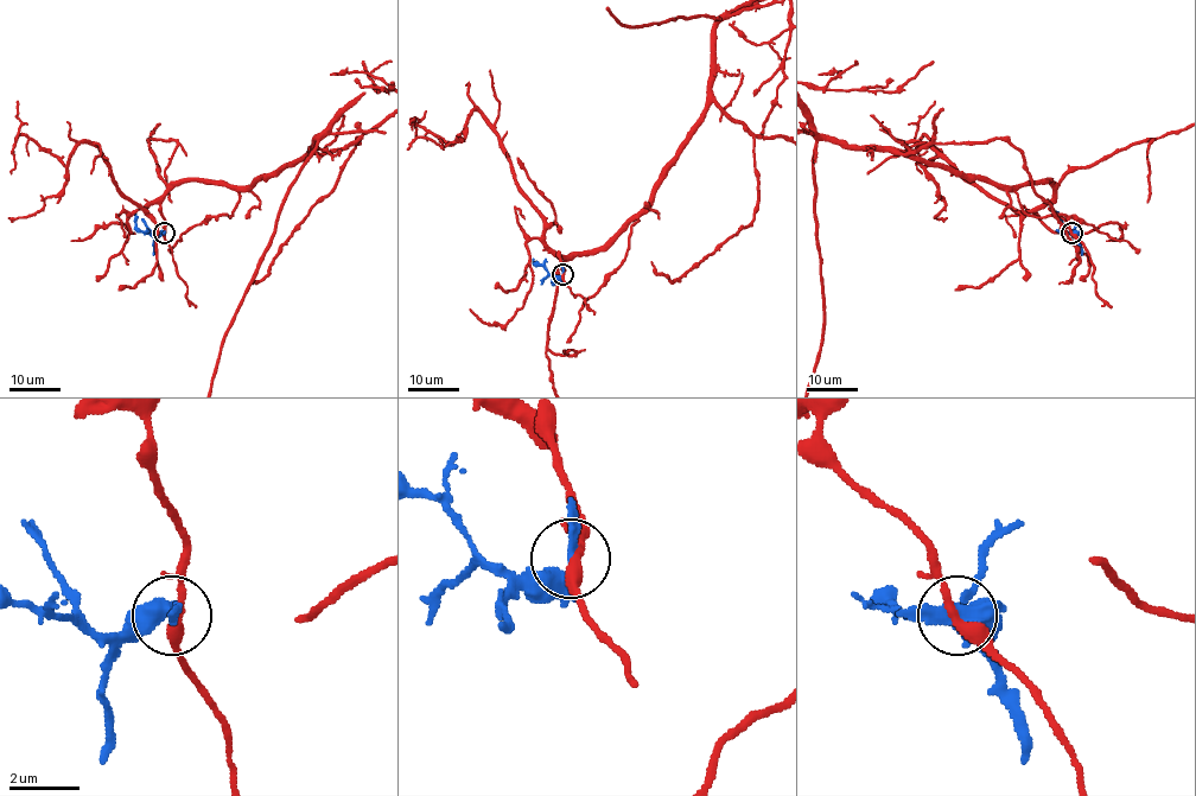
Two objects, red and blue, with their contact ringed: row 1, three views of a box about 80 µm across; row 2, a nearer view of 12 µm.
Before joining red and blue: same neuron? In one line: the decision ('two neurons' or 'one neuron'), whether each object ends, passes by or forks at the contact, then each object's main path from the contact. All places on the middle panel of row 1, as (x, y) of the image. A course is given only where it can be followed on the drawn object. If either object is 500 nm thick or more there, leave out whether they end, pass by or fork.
two neurons; red passes by; blue passes by; course red (564, 274), (559, 255), (600, 250), (647, 204), (712, 64), (710, 17), (609, 12); course blue (561, 274), (552, 276), (534, 263), (534, 259)

